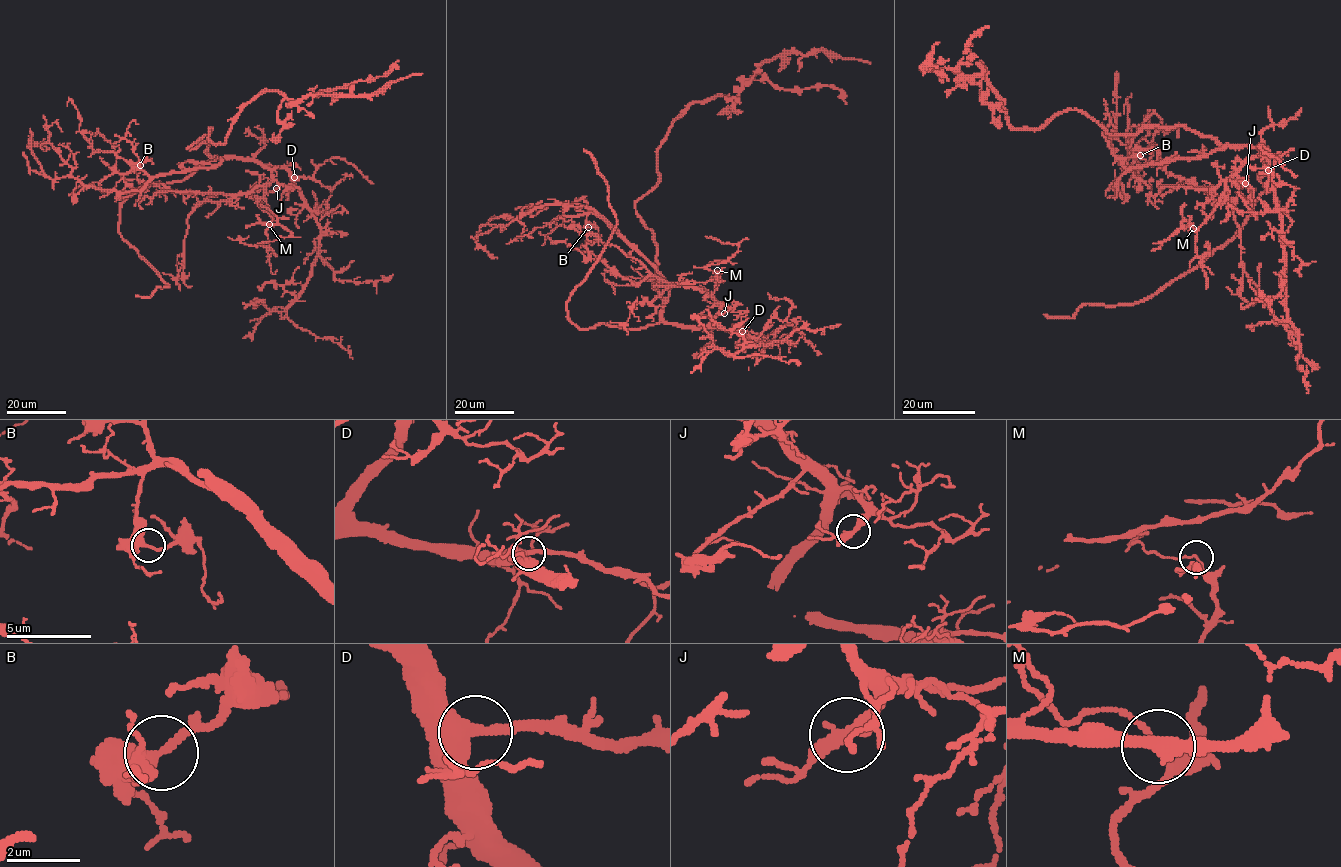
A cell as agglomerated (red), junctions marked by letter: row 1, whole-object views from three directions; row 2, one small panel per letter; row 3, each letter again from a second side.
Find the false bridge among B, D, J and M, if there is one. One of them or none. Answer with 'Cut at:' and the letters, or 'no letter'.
Cut at: M

